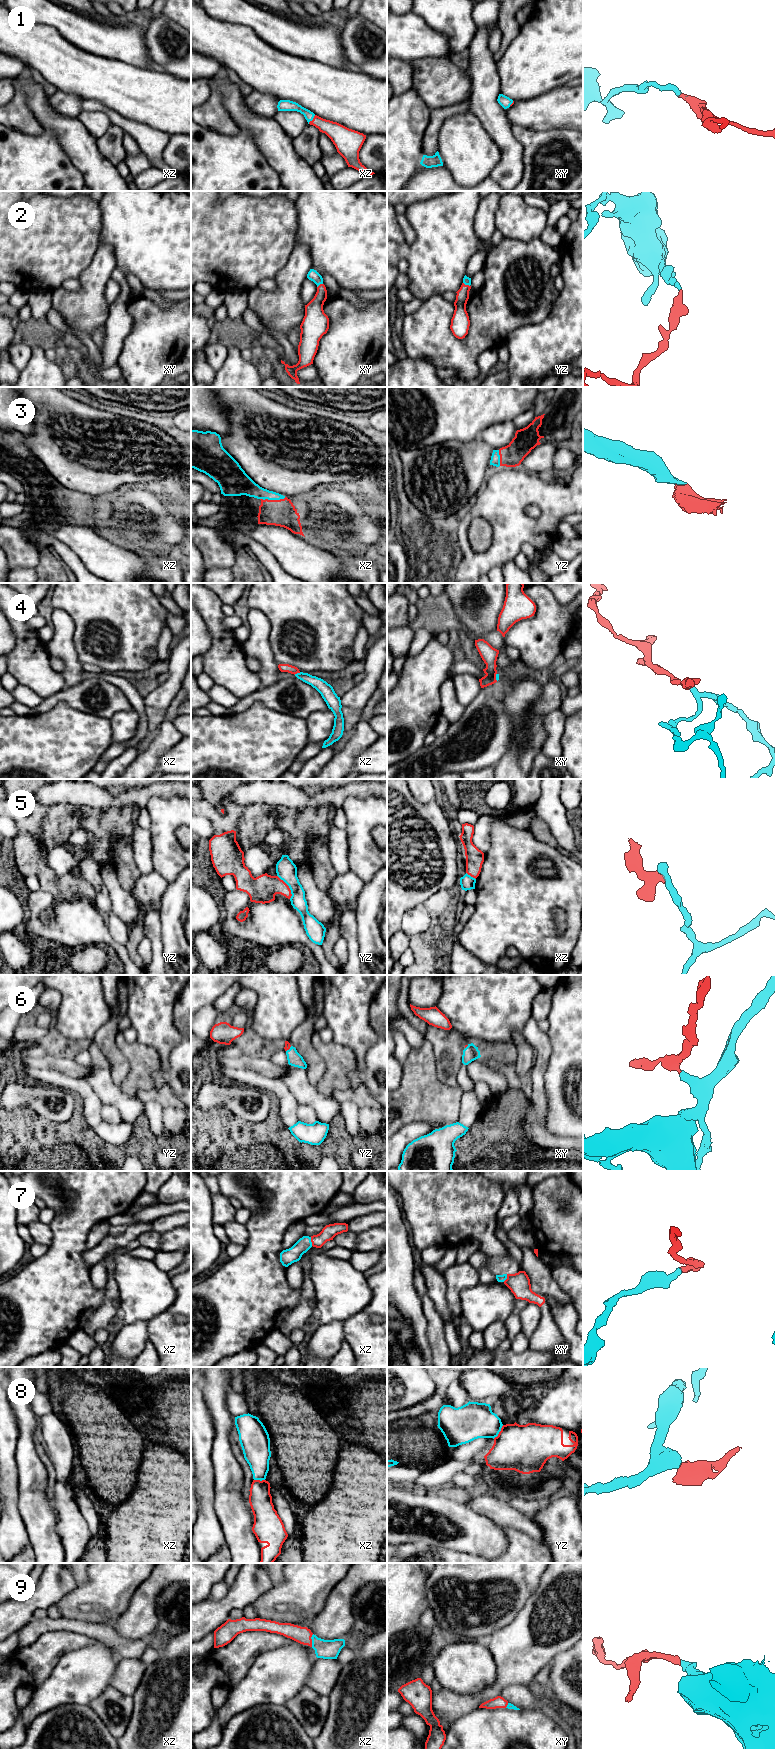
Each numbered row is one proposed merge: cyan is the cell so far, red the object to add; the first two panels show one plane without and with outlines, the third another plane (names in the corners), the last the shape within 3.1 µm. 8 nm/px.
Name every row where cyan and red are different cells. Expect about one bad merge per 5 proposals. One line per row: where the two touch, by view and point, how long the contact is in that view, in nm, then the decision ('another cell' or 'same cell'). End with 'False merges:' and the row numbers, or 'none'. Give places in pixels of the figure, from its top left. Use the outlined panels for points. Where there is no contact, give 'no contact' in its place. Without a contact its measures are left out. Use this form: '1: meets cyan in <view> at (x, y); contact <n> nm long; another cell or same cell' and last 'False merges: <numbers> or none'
1: meets cyan in xz at (312, 119); contact 90 nm long; same cell
2: meets cyan in yz at (466, 284); contact 70 nm long; same cell
3: meets cyan in xz at (272, 499); contact 200 nm long; same cell
4: meets cyan in xz at (297, 673); contact 60 nm long; another cell
5: meets cyan in yz at (289, 887); contact 220 nm long; another cell
6: meets cyan in yz at (289, 1049); contact 60 nm long; same cell
7: meets cyan in xz at (310, 1241); contact 70 nm long; same cell
8: meets cyan in yz at (499, 1431); contact 140 nm long; another cell
9: meets cyan in xz at (312, 1640); contact 110 nm long; same cell
False merges: 4, 5, 8

